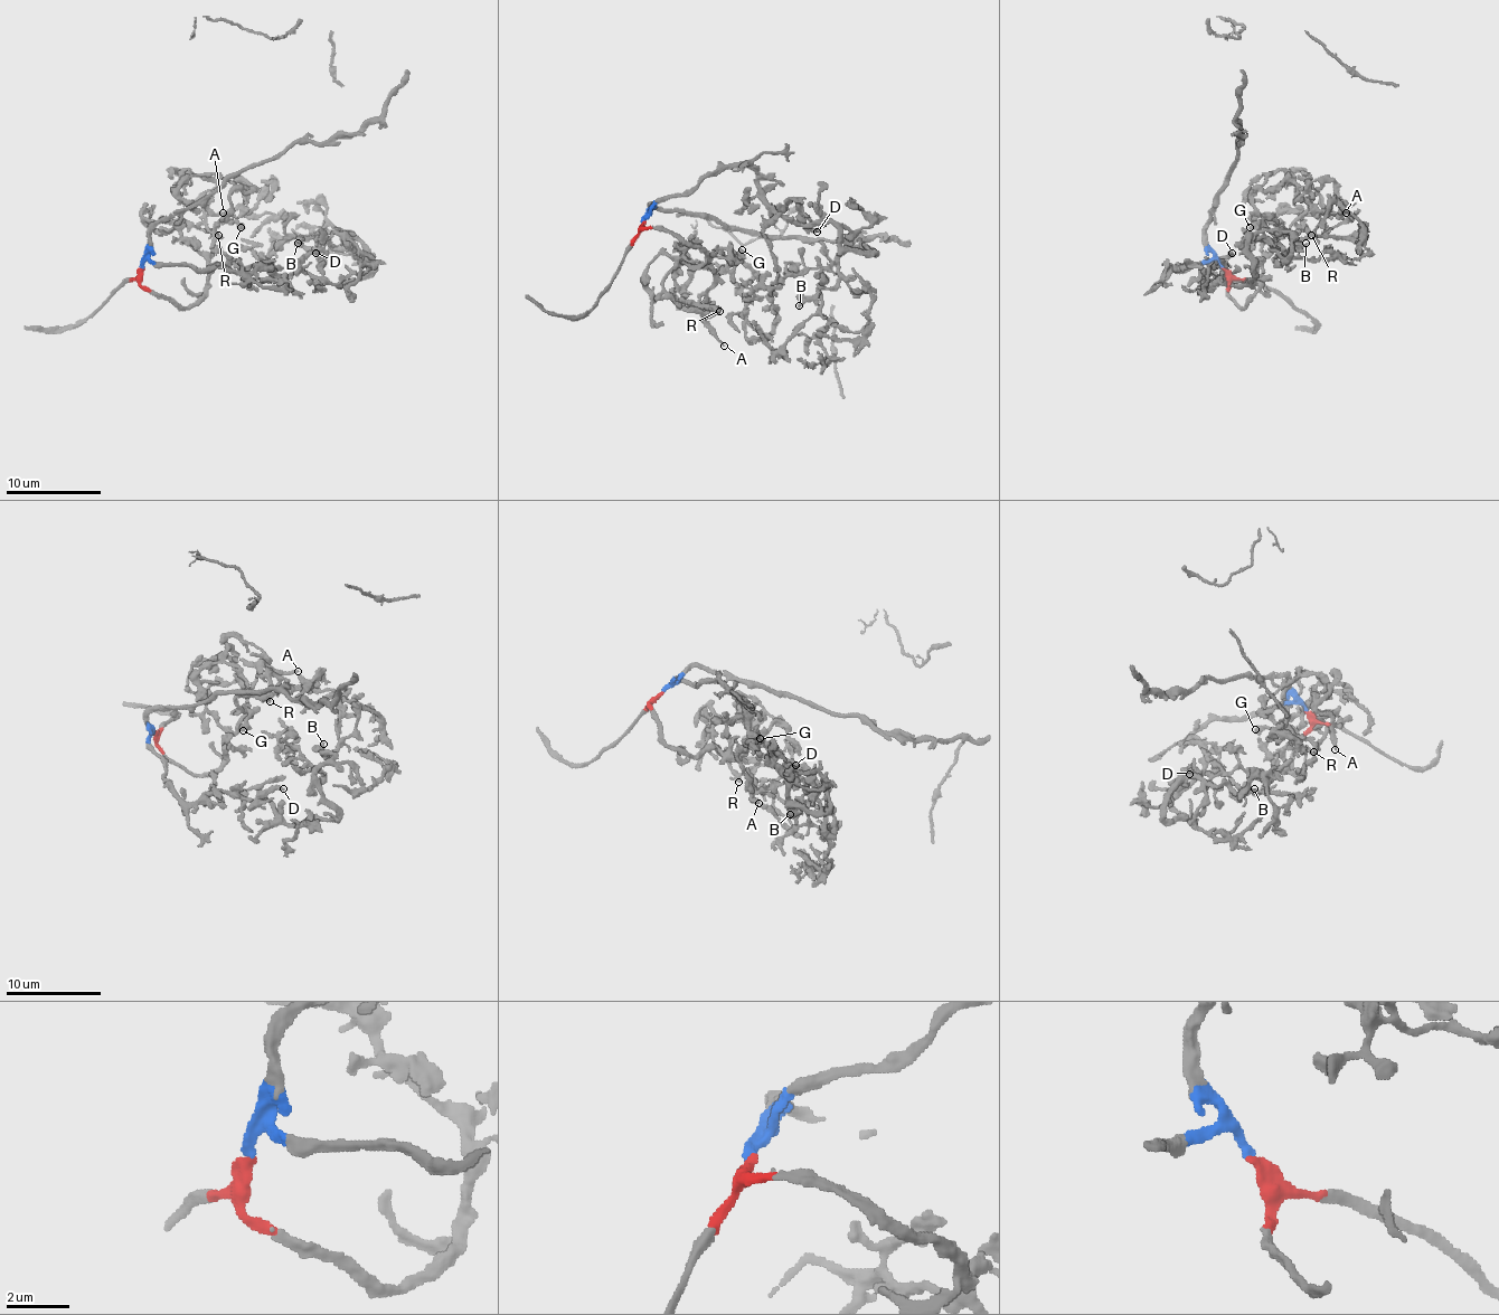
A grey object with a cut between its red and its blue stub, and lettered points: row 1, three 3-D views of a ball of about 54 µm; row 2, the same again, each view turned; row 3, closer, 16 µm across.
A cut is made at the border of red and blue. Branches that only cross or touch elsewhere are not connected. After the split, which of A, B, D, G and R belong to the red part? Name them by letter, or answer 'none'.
A, G, R

